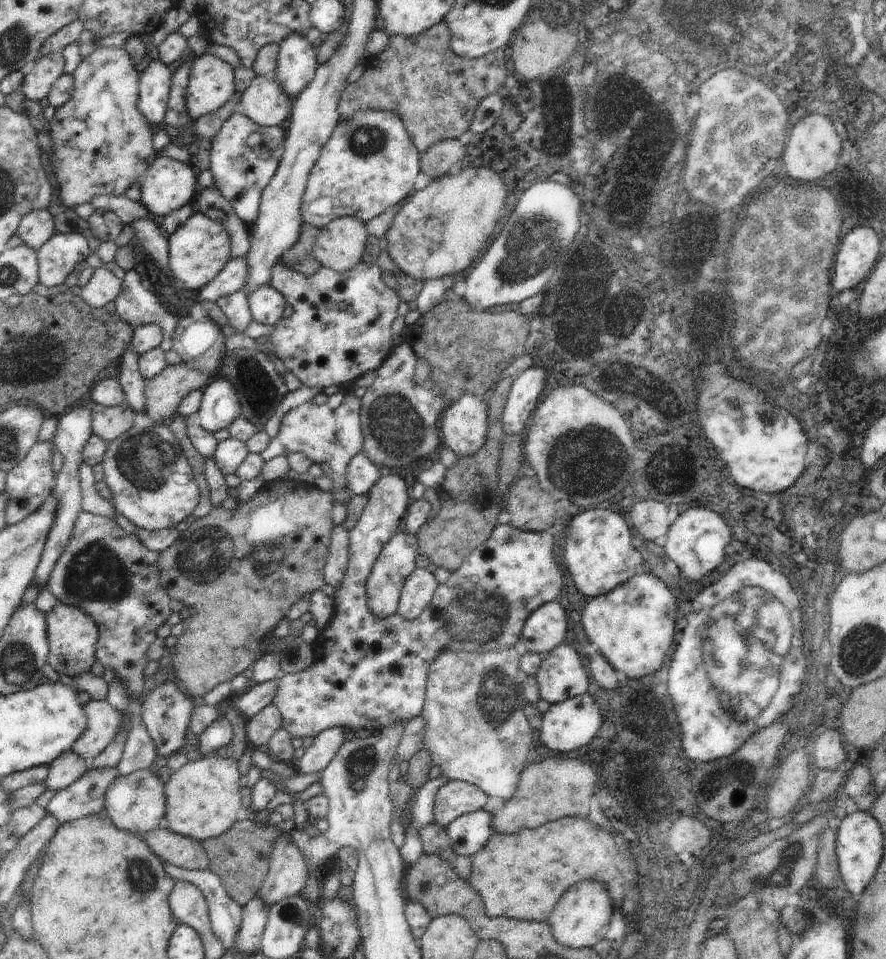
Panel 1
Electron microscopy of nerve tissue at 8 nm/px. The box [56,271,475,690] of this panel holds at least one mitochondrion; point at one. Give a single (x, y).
(95, 574)

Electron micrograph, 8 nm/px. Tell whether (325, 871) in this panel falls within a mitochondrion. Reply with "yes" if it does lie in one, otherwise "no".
no

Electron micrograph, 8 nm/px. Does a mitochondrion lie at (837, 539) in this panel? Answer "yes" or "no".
no

